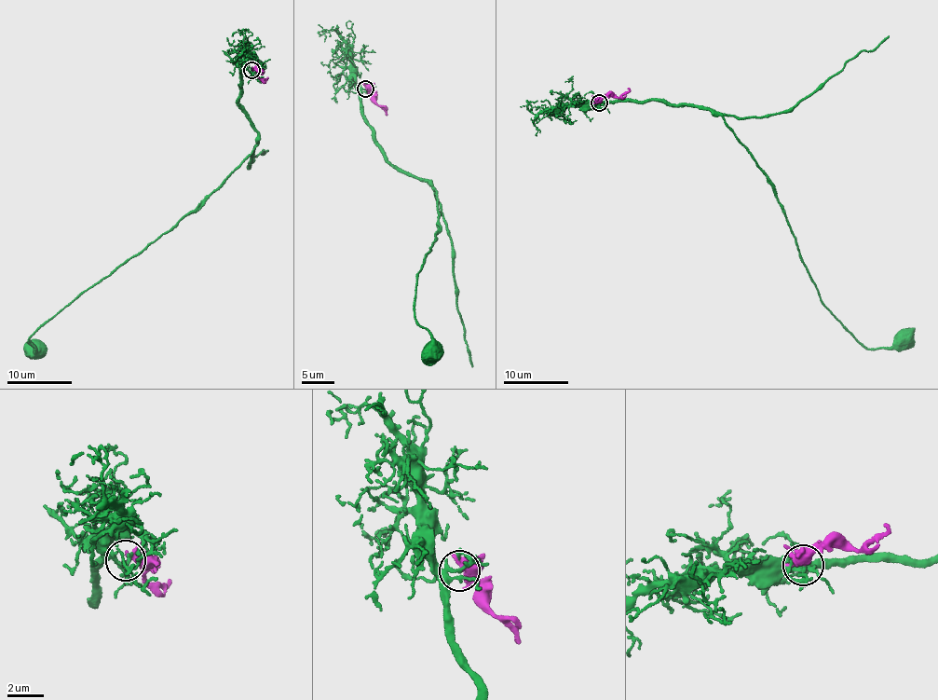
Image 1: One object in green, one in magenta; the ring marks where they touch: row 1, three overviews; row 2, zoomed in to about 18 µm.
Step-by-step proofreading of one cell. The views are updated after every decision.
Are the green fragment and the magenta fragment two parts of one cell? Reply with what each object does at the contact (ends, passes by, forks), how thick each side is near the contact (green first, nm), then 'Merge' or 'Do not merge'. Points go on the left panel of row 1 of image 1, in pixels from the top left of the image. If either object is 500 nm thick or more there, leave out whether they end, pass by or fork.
At the ring green forks. At the ring magenta passes by. Thickness 130 nm (green) against 280 nm. Do not merge

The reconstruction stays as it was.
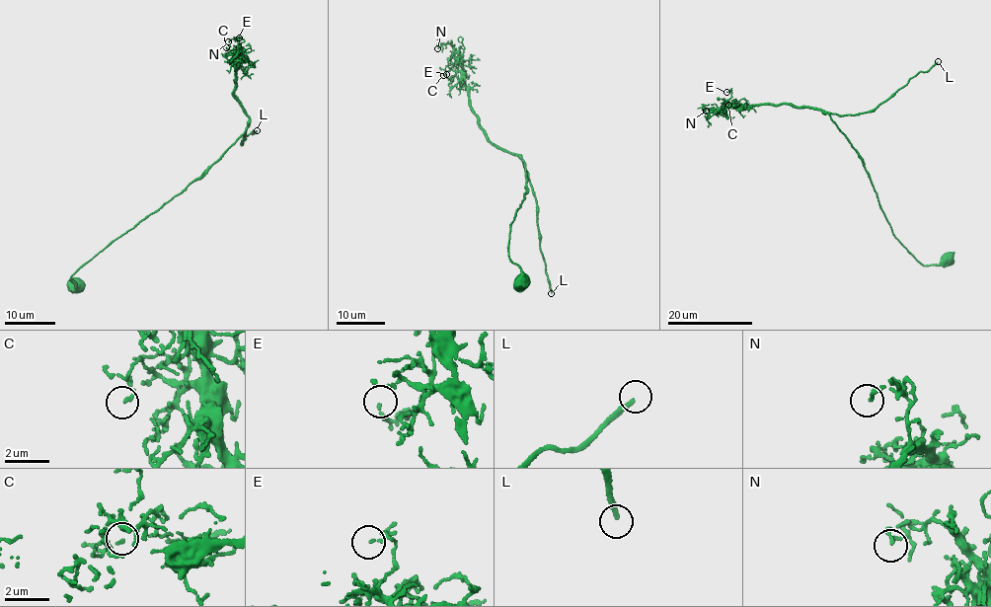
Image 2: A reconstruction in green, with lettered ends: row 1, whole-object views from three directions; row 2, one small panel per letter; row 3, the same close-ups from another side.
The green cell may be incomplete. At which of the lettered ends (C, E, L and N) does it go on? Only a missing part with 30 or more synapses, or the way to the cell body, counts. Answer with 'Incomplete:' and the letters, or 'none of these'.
Incomplete: L

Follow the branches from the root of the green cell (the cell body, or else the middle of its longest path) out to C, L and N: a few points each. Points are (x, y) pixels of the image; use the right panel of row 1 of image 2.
C: (946, 259), (922, 265), (894, 237), (861, 158), (828, 113), (785, 103), (725, 102), (723, 108), (728, 105)
L: (946, 259), (938, 265), (922, 265), (894, 237), (861, 158), (830, 114), (858, 115), (870, 112), (938, 61)
N: (946, 259), (922, 265), (894, 237), (861, 158), (828, 113), (785, 103), (706, 111)

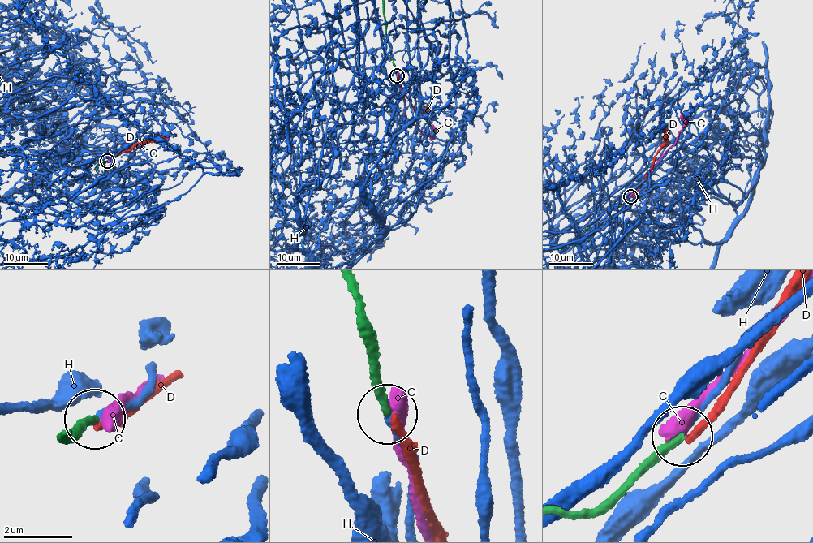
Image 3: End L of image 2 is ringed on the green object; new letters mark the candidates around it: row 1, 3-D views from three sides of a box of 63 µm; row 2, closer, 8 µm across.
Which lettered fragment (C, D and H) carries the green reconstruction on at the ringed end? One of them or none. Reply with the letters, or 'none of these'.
none of these

